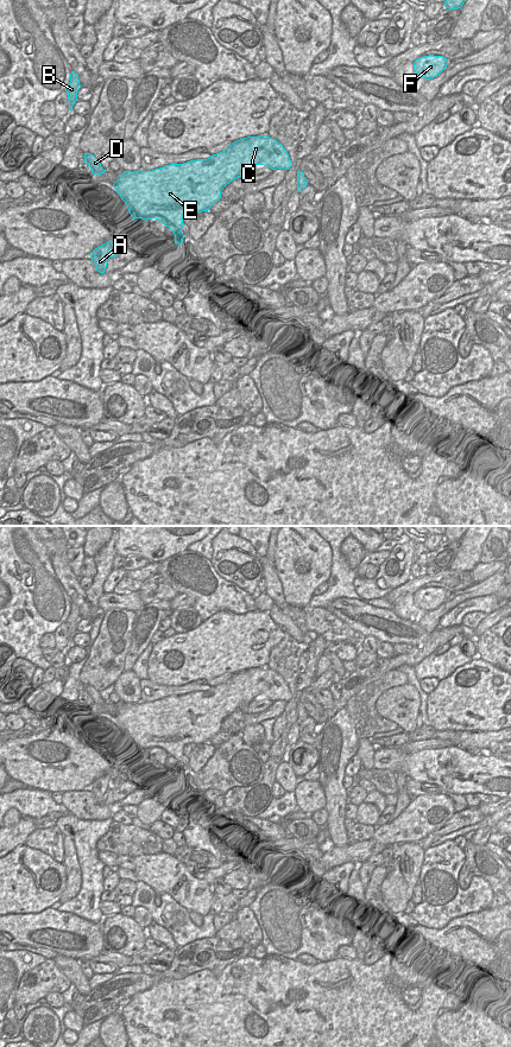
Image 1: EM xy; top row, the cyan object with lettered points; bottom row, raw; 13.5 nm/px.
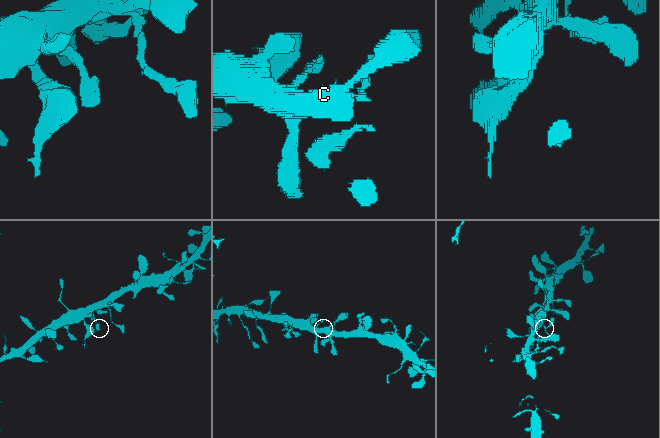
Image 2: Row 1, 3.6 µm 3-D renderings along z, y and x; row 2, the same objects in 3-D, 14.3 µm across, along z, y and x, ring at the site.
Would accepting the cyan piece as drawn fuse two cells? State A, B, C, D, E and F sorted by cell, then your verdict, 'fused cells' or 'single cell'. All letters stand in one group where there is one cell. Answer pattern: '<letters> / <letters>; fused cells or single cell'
A B C D E F; single cell

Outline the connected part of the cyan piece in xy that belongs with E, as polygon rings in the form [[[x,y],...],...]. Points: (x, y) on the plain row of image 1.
[[[267,667],[247,668],[234,673],[225,683],[207,691],[170,696],[152,703],[124,703],[113,719],[127,737],[133,753],[156,750],[174,763],[175,775],[182,776],[184,770],[182,759],[185,757],[183,747],[208,743],[221,730],[221,723],[227,716],[238,709],[246,707],[256,697],[264,697],[272,702],[289,702],[292,694],[283,677],[277,672]]]

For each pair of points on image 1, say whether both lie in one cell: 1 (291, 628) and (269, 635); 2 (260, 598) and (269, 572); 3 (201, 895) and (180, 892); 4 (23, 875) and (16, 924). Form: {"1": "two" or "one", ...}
{"1": "two", "2": "two", "3": "one", "4": "two"}

